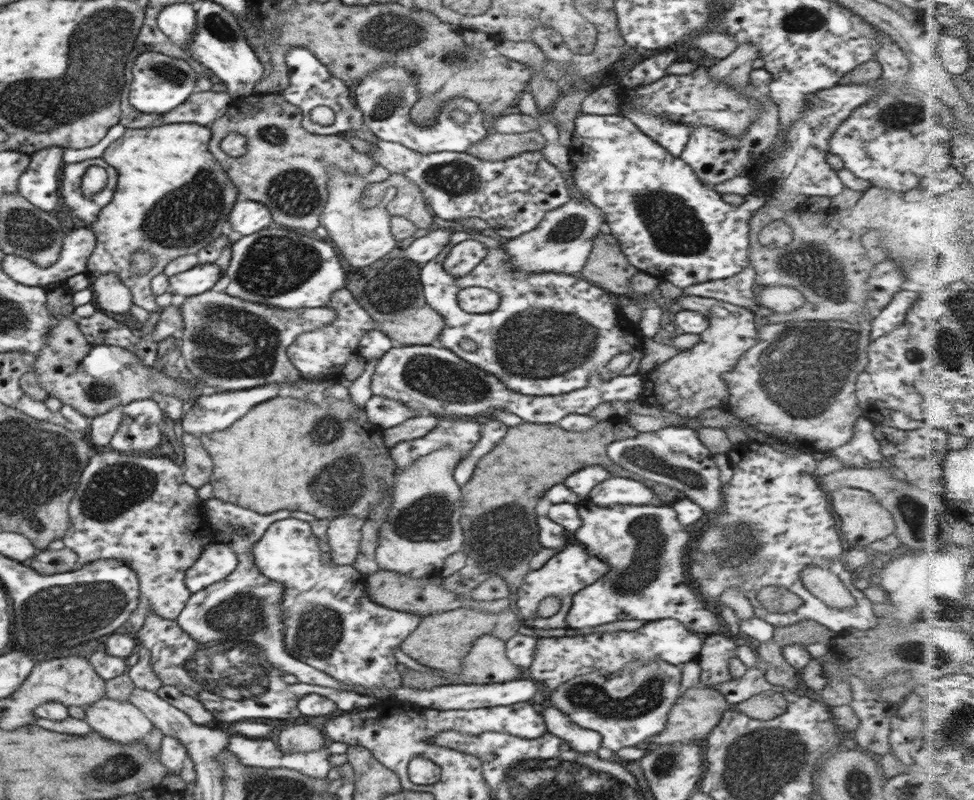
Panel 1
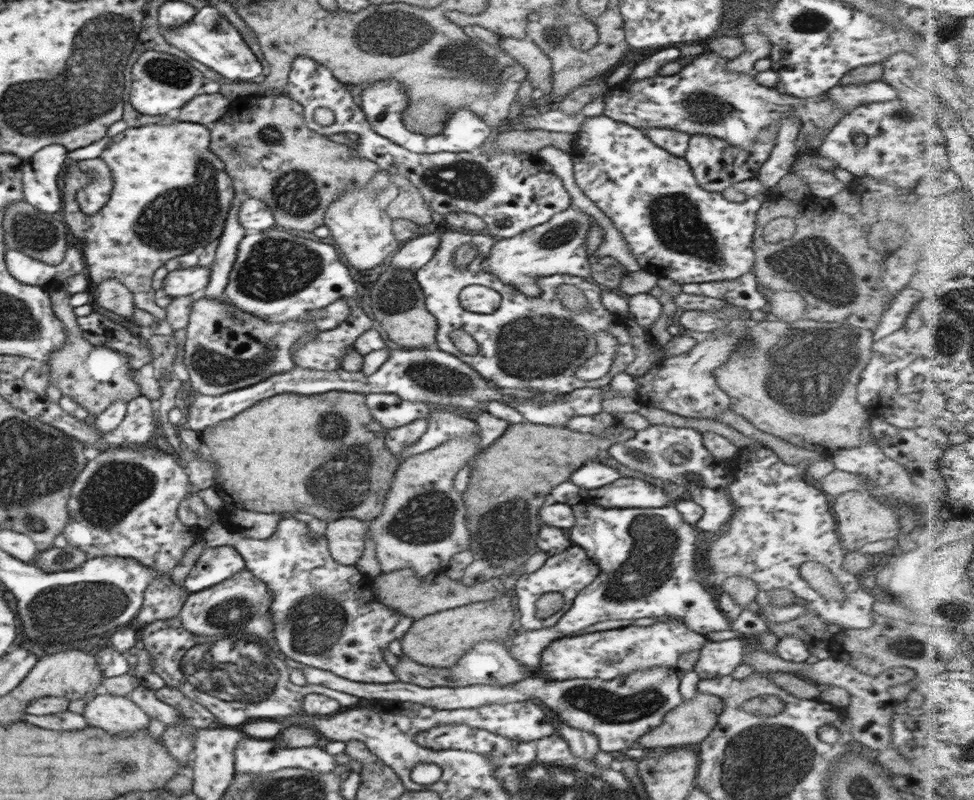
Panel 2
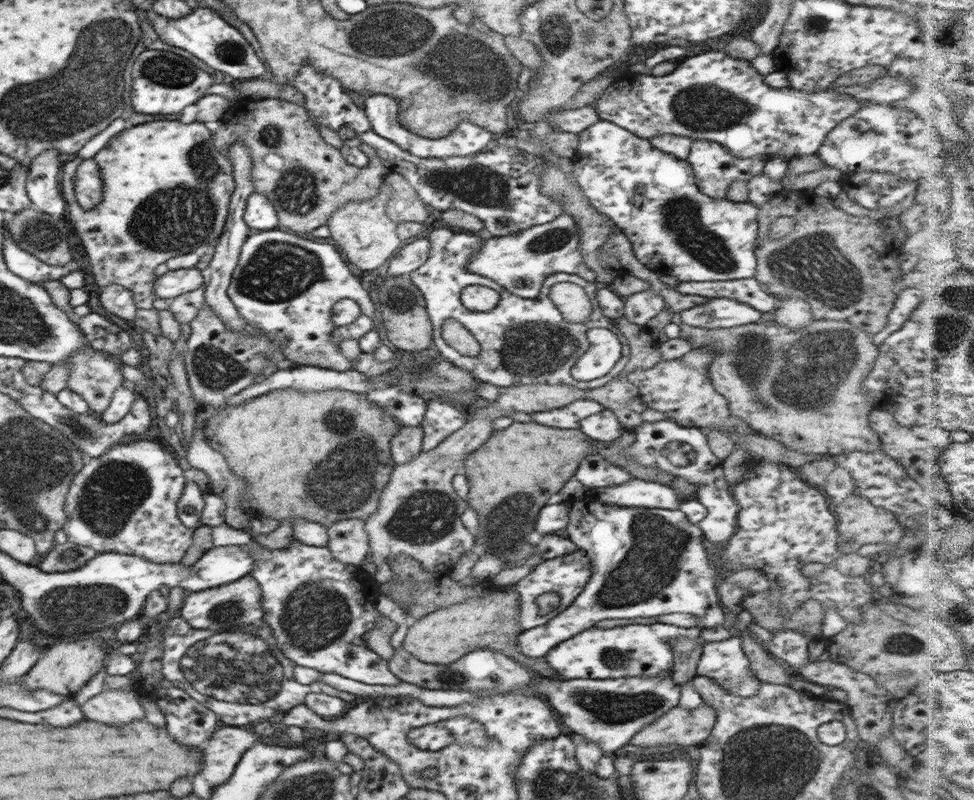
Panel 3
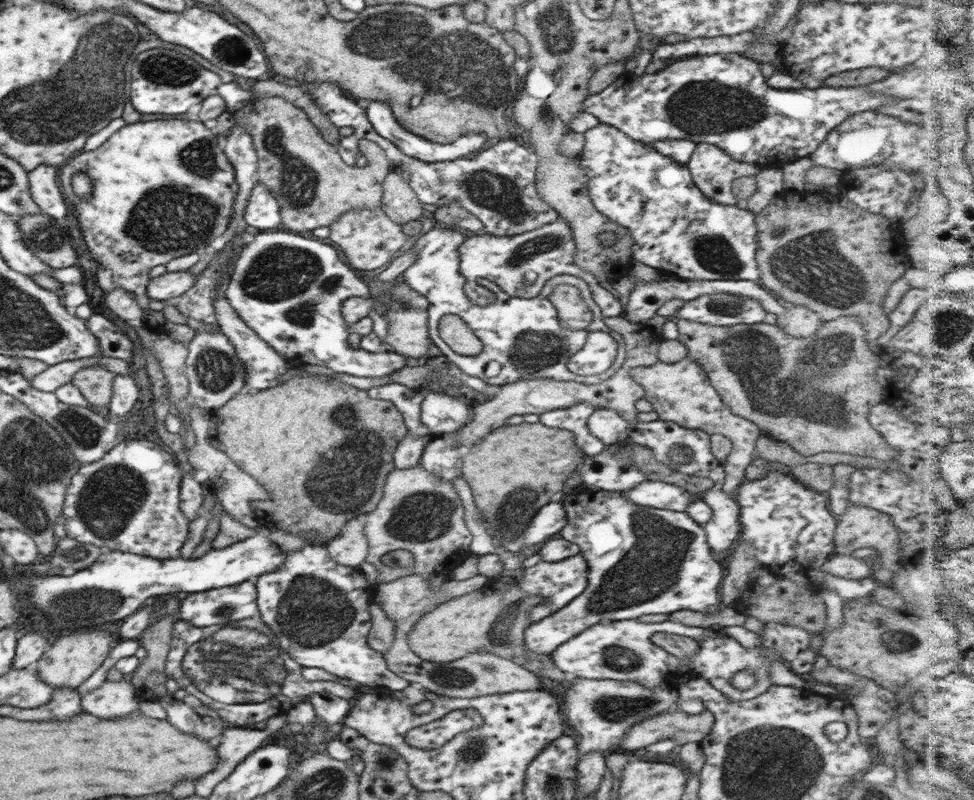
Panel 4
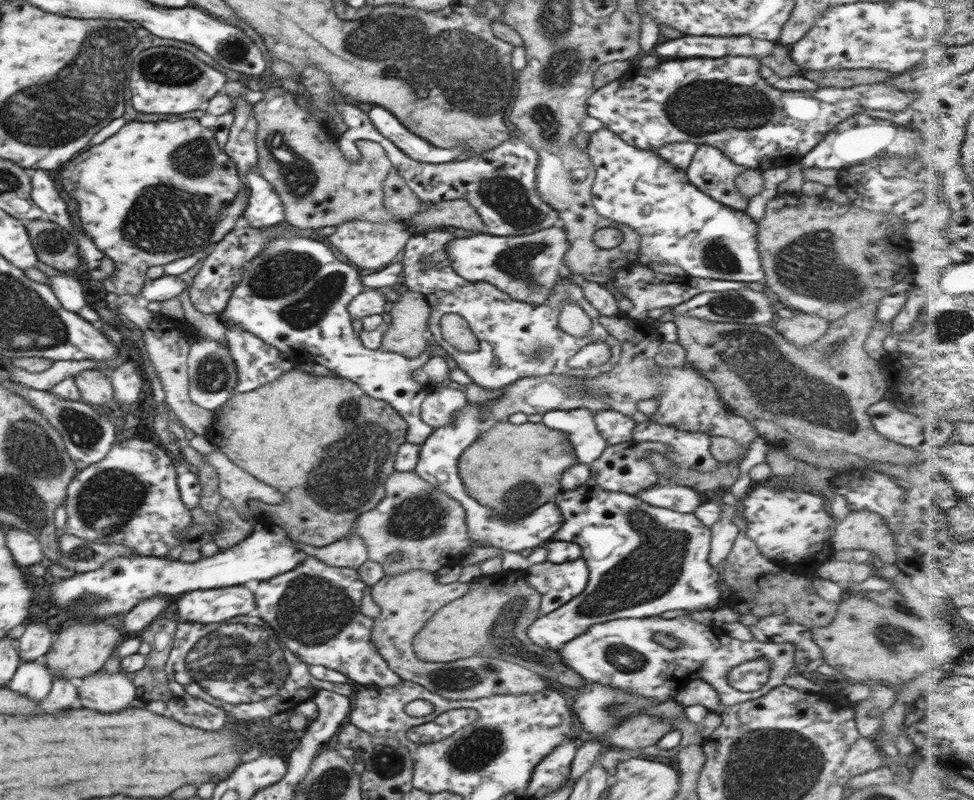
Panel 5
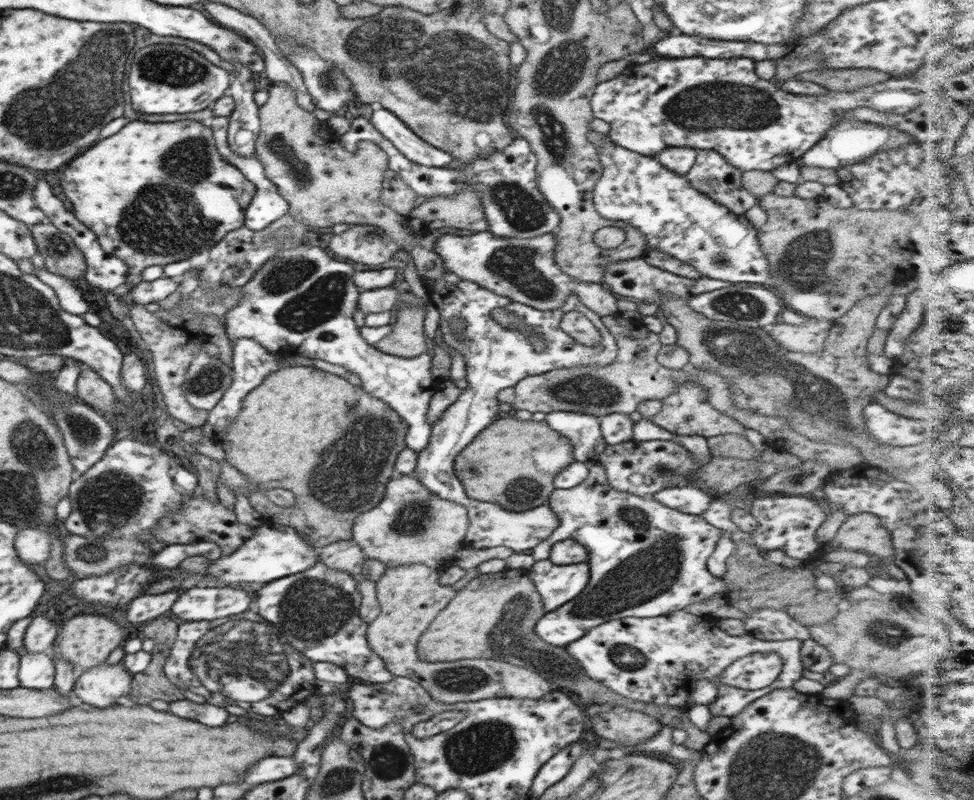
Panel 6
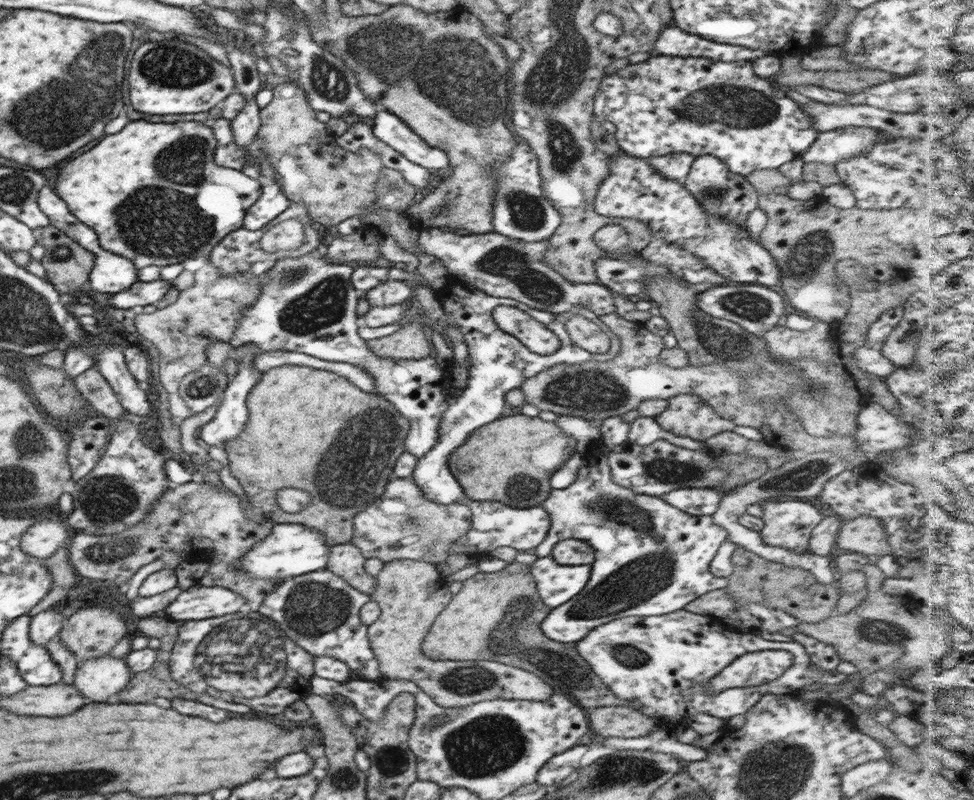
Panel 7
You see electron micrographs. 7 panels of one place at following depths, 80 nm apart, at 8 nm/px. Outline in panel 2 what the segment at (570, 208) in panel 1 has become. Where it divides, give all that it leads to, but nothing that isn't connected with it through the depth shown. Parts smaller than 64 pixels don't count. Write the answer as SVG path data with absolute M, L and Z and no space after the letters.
M575 206L553 214L548 221L511 238L494 241L487 258L481 263L484 271L494 274L507 286L513 286L523 296L536 293L535 280L552 274L569 274L588 280L590 264L586 259L585 237L593 219Z

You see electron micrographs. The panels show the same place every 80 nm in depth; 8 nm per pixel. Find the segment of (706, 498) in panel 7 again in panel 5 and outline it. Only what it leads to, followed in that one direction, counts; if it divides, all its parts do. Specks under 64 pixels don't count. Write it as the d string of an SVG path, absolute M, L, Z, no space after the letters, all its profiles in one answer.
M653 485L640 490L635 496L651 506L668 508L675 512L692 513L703 500L695 489L680 485Z

